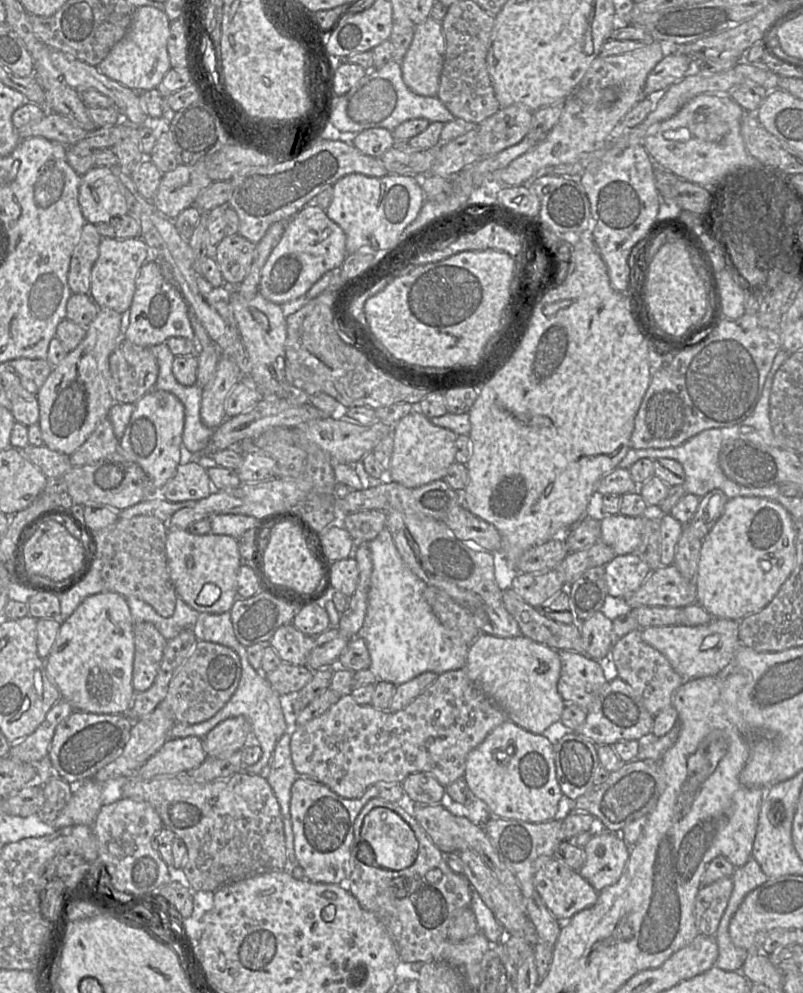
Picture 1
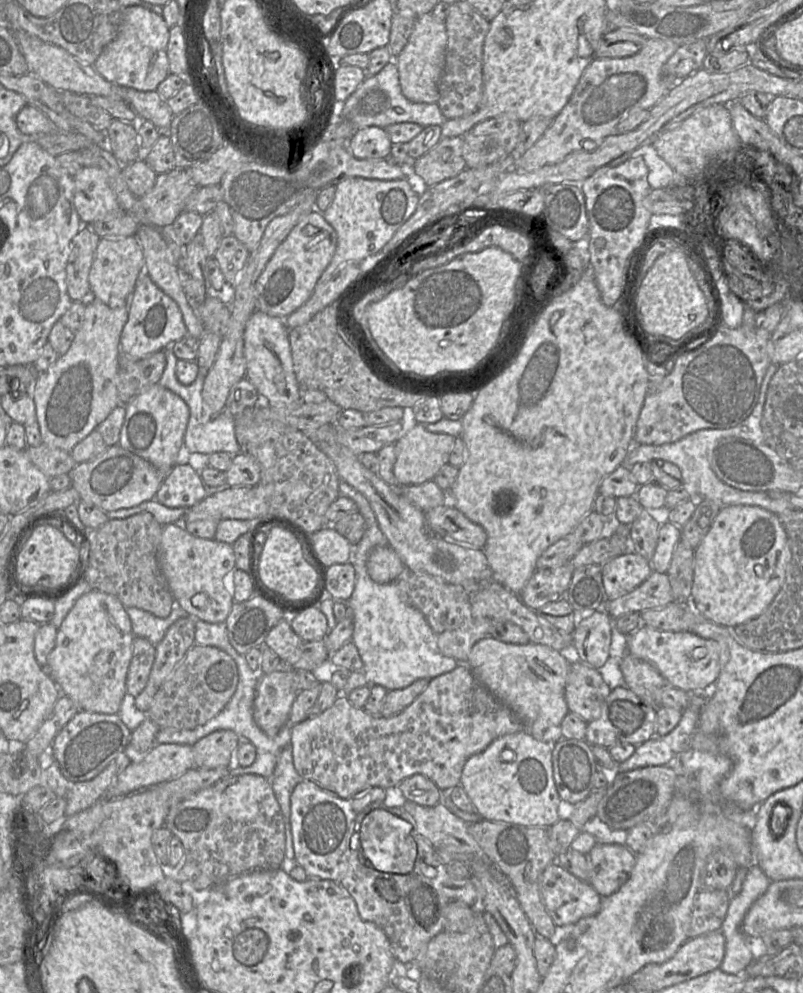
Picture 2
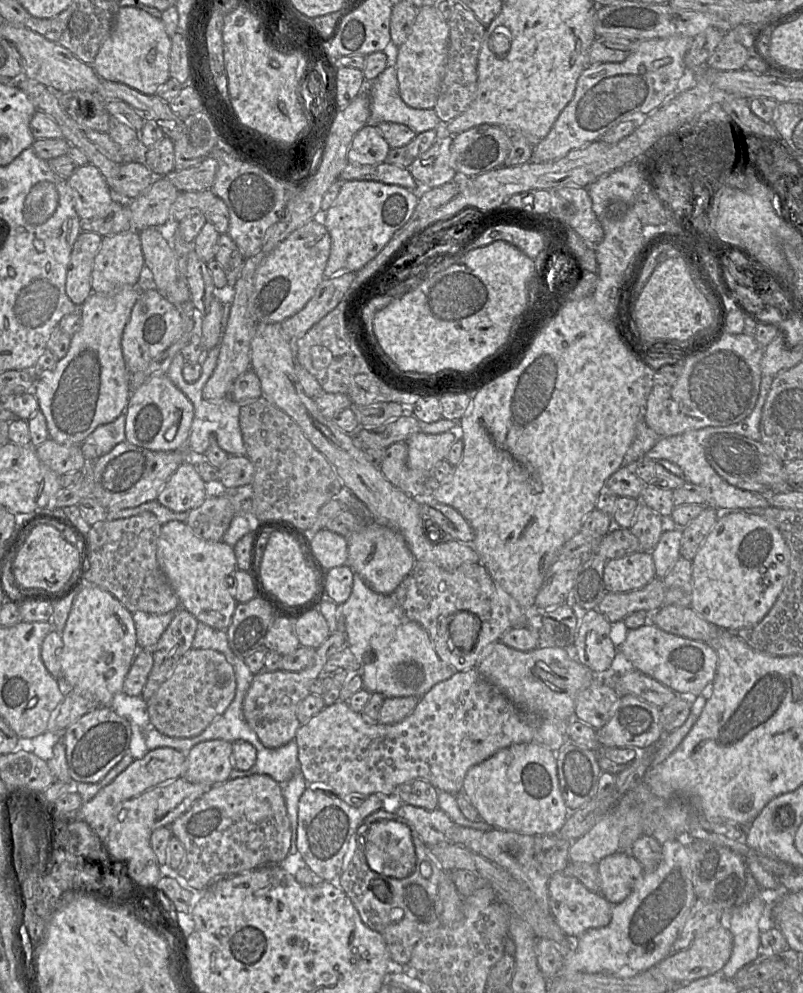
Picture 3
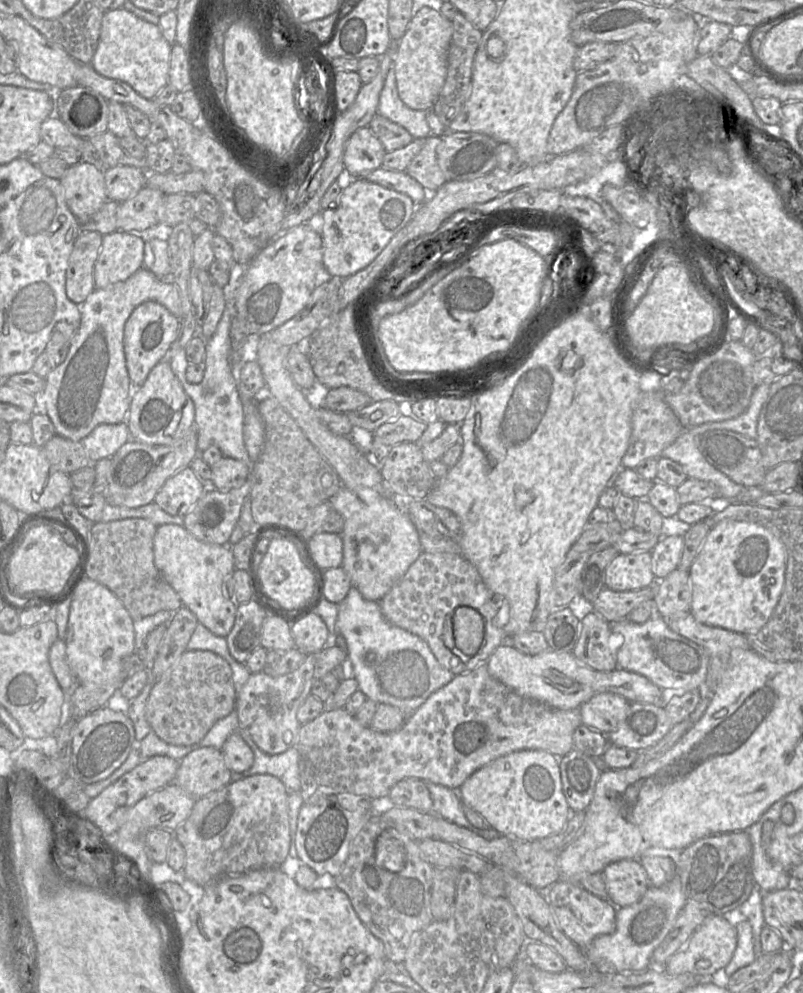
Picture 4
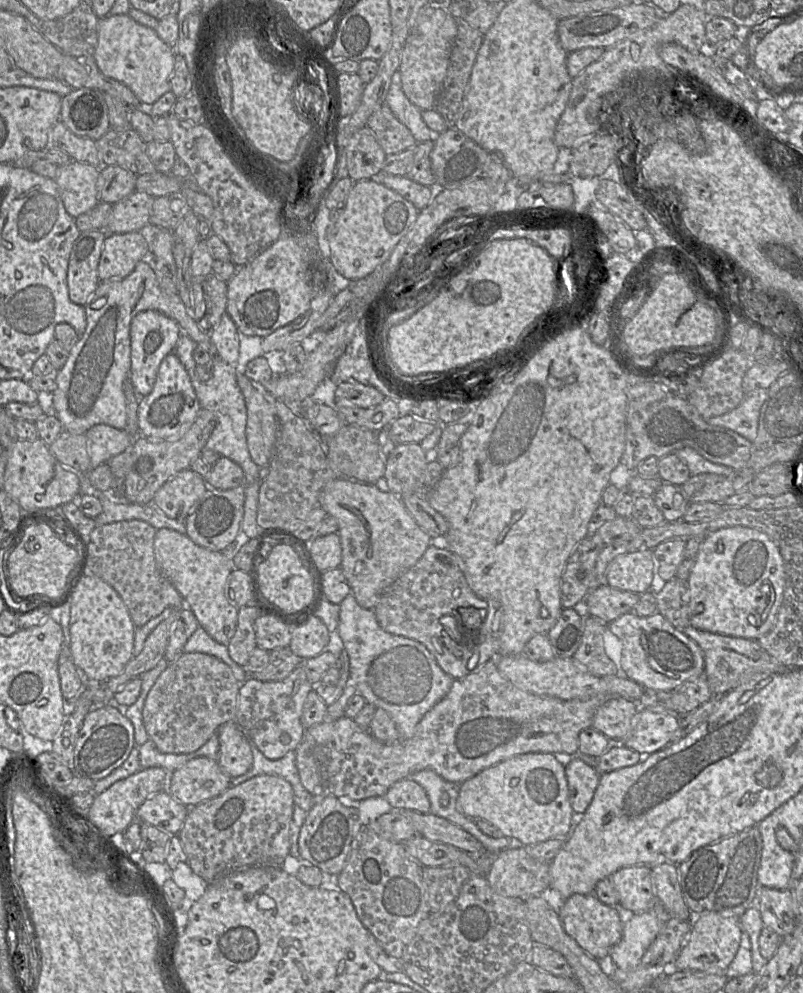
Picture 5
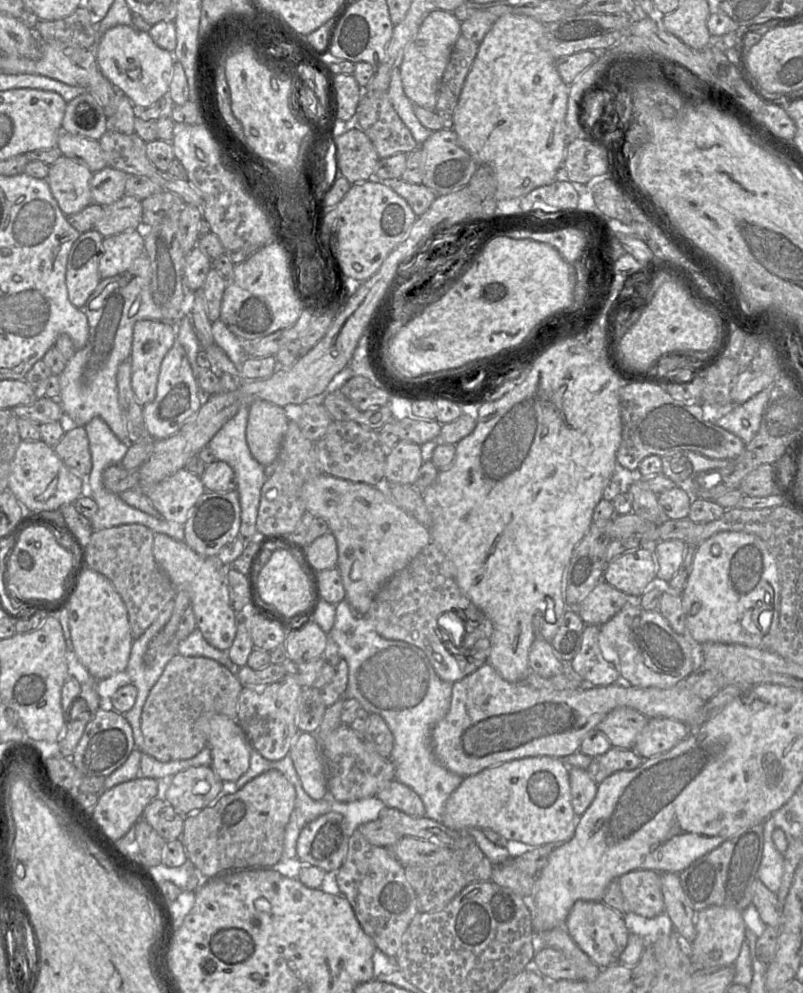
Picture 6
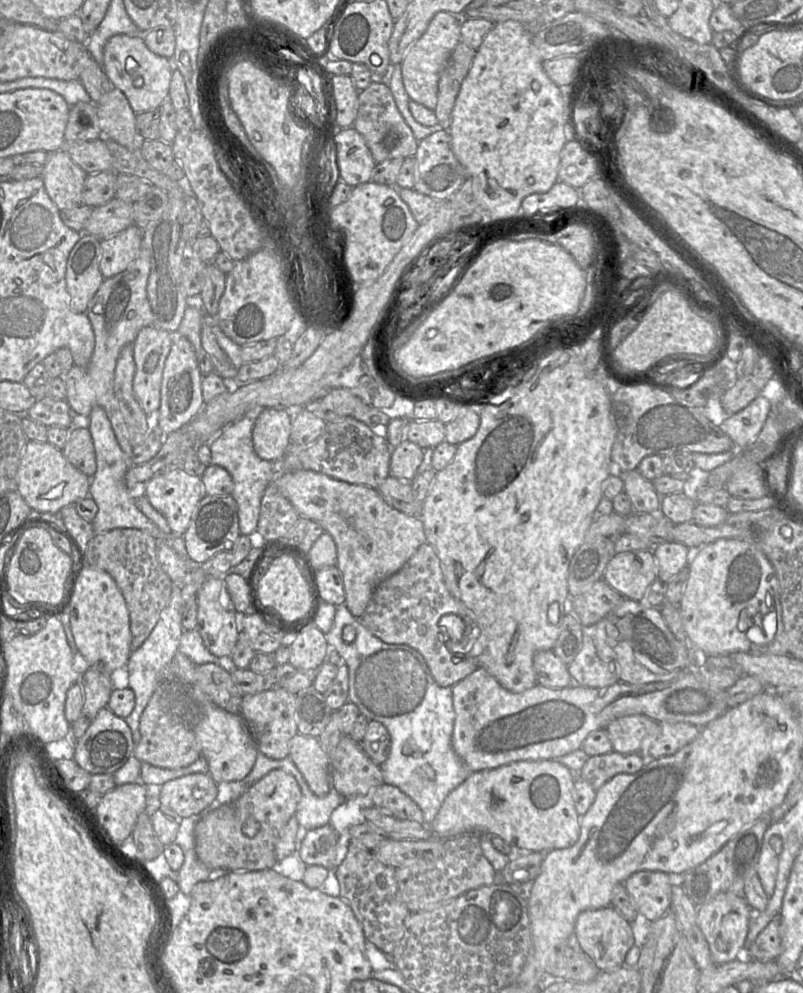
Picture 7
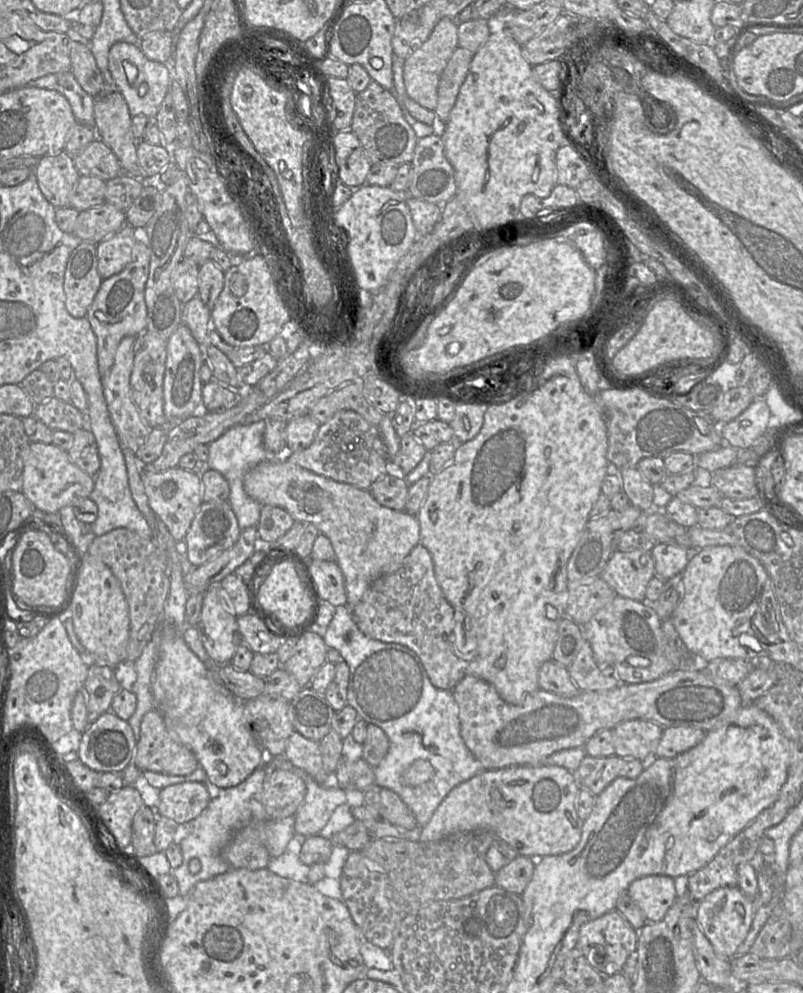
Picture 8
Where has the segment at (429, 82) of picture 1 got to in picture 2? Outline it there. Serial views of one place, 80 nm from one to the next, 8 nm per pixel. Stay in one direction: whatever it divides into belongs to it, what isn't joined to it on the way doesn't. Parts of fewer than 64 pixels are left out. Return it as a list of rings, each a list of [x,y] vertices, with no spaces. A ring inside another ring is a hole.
[[[432,13],[416,17],[413,31],[400,54],[394,58],[399,73],[403,95],[414,103],[437,103],[439,80],[444,70],[447,47],[445,21],[439,21]]]

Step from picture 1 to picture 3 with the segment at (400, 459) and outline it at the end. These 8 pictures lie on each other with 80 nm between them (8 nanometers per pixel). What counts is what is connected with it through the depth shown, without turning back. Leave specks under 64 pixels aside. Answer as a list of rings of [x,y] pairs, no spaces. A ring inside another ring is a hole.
[[[420,431],[413,434],[406,441],[408,467],[413,470],[432,471],[438,462],[446,460],[451,445],[457,439],[458,433],[451,431],[440,434]]]

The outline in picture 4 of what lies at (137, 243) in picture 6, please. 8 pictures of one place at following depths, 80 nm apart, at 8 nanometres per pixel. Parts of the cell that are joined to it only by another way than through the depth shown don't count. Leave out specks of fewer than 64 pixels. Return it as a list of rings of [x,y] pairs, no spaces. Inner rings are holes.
[[[116,230],[103,235],[93,276],[95,288],[124,281],[143,267],[144,240],[136,233]]]

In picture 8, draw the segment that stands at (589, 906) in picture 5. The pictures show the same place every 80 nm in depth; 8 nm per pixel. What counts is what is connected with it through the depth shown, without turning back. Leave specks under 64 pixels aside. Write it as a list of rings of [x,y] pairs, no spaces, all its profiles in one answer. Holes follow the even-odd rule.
[[[612,910],[580,927],[576,948],[582,951],[591,966],[598,972],[604,976],[611,976],[622,972],[628,957],[636,951],[638,931],[631,926],[621,913]]]

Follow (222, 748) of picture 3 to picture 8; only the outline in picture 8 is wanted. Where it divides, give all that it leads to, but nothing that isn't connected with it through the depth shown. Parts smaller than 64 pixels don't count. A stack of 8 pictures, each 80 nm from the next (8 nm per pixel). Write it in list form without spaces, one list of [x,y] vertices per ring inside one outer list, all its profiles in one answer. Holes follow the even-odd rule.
[[[201,782],[172,784],[160,790],[155,812],[182,824],[195,819],[210,799],[208,788]]]

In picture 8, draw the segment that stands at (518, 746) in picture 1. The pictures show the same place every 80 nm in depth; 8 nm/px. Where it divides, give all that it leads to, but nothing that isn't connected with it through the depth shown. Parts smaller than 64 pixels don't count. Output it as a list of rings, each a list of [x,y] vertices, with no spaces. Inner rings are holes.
[[[517,765],[485,769],[454,787],[429,822],[419,828],[420,842],[438,841],[455,833],[490,831],[518,855],[537,859],[572,851],[579,843],[583,822],[576,812],[580,786],[574,773],[556,765]]]

